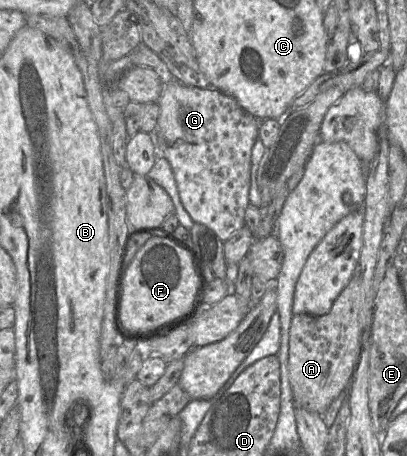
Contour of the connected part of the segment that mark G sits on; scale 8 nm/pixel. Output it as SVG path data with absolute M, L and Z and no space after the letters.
M176 79L164 85L163 92L158 100L160 114L157 125L152 134L157 146L157 157L165 157L171 165L174 178L177 184L181 203L194 222L201 223L211 230L223 241L227 241L233 233L246 225L245 211L250 204L249 191L251 185L251 153L257 139L259 139L259 125L262 121L257 120L245 112L230 95L218 89L203 89L195 86L188 86Z

